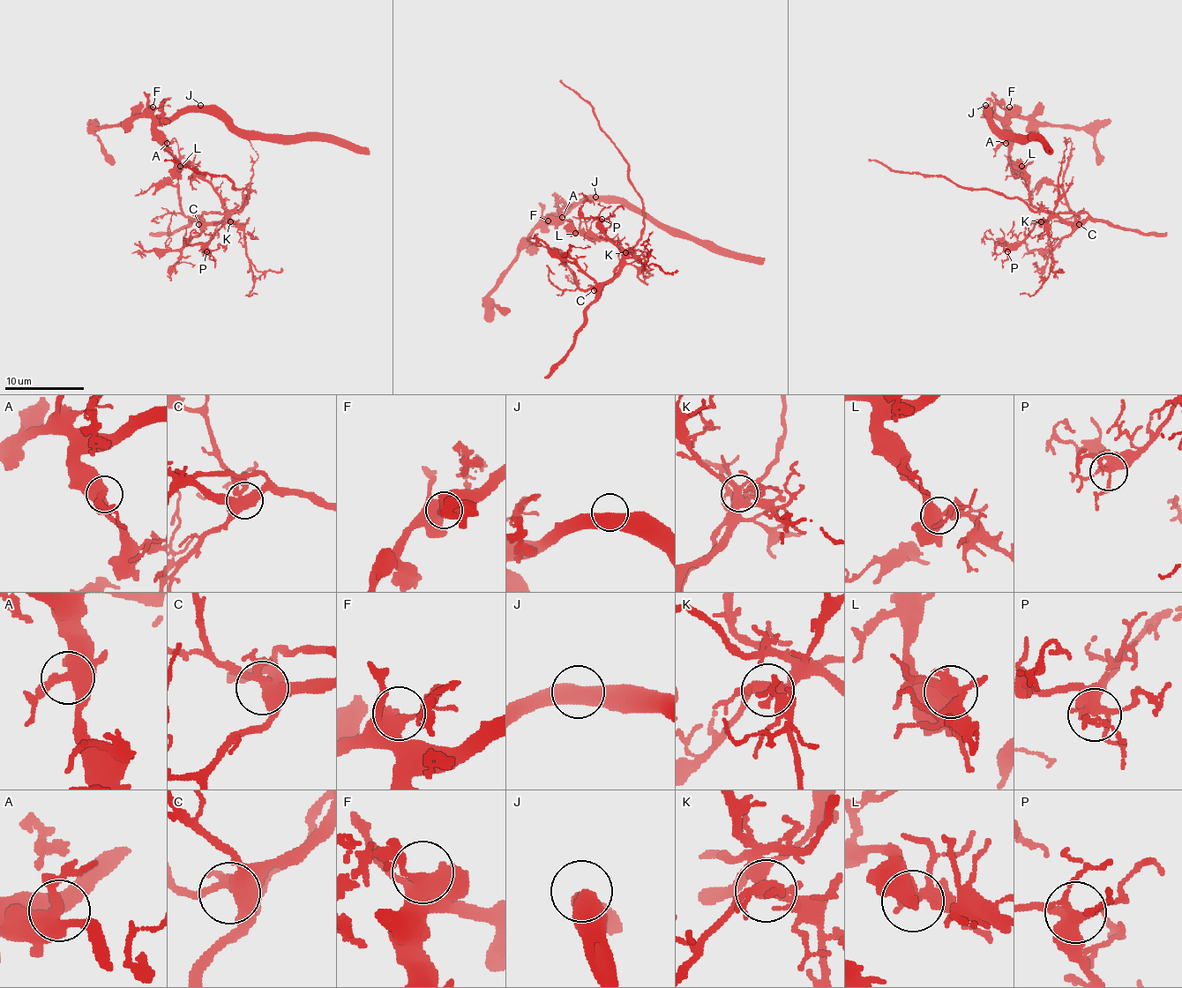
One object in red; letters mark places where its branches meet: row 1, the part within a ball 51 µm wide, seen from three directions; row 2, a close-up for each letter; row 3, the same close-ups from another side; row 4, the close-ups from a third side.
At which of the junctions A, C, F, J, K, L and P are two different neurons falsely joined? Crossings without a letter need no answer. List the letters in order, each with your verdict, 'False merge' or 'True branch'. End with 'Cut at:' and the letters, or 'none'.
A: True branch
C: True branch
F: True branch
J: True branch
K: True branch
L: False merge
P: True branch
Cut at: L

